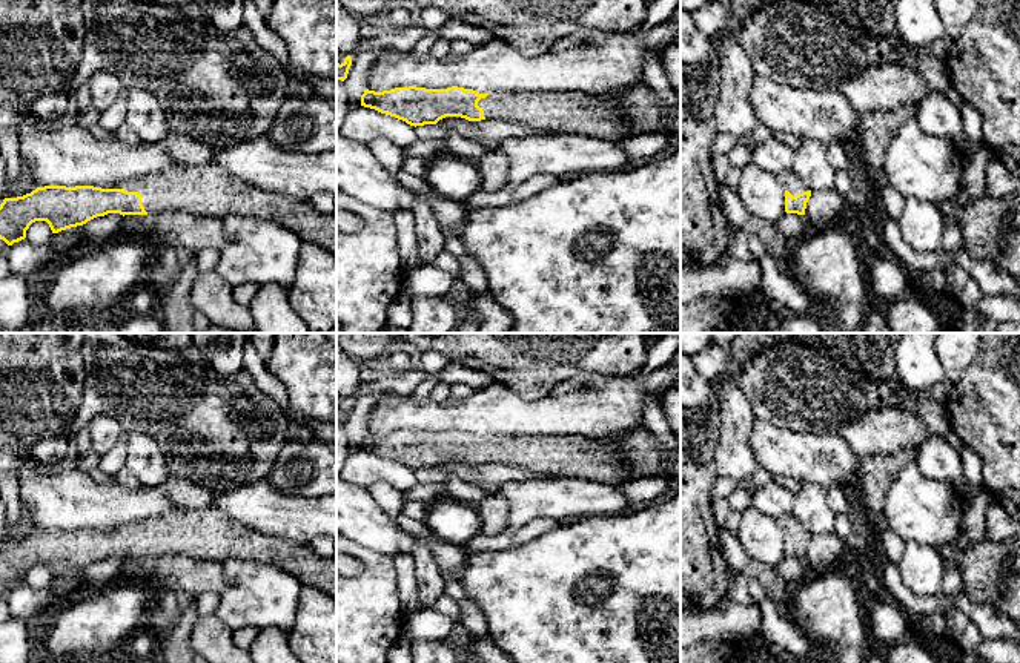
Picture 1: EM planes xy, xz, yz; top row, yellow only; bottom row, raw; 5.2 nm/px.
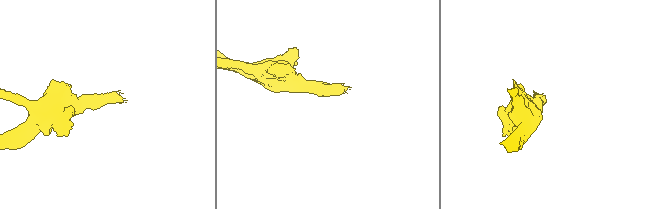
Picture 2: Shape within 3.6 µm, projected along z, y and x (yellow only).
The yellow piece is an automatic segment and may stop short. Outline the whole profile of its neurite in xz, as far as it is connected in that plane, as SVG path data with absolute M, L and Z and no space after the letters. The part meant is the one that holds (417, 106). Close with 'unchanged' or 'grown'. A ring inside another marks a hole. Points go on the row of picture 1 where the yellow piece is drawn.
M409 86L382 92L366 89L361 106L415 127L436 124L445 117L461 117L469 121L504 120L532 130L585 134L614 141L638 135L614 101L581 91L479 94L458 86L447 89Z | grown

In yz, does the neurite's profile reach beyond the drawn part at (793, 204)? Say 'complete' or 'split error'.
split error

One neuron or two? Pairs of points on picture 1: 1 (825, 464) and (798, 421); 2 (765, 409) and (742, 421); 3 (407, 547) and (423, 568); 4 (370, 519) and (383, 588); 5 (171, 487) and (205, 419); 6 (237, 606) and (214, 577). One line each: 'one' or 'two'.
1: two
2: two
3: two
4: two
5: two
6: two

